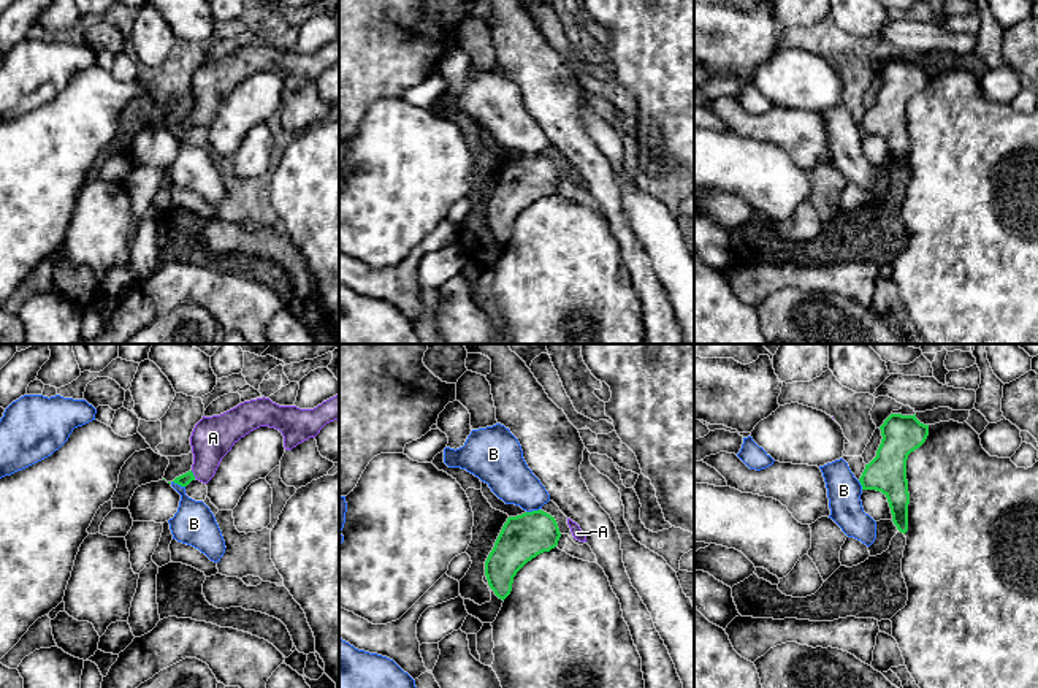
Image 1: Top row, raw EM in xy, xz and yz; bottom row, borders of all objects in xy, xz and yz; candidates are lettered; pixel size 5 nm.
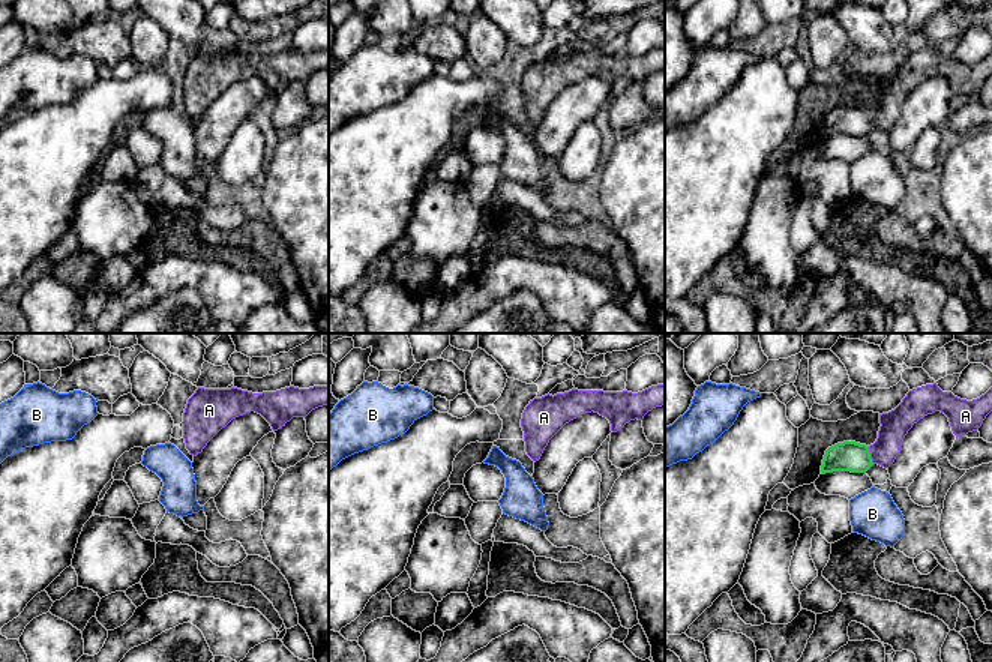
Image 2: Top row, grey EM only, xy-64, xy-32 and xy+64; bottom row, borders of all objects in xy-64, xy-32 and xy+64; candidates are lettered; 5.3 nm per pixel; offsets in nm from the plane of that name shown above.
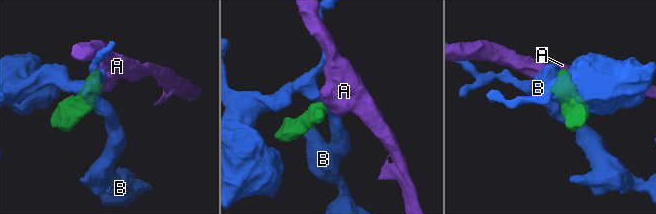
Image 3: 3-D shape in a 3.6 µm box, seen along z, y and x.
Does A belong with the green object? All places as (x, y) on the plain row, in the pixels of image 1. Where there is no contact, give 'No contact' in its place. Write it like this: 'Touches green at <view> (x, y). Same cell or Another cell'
Touches green at xy (192, 119). Same cell

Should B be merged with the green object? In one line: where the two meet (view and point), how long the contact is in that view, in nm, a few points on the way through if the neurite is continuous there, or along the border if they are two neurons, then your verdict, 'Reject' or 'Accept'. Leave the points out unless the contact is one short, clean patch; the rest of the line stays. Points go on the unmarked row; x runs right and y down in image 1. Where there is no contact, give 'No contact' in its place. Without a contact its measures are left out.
Touches green at xy (178, 129). Shared border 80 nm. Boundary: xy (170, 127), (184, 132). Reject

